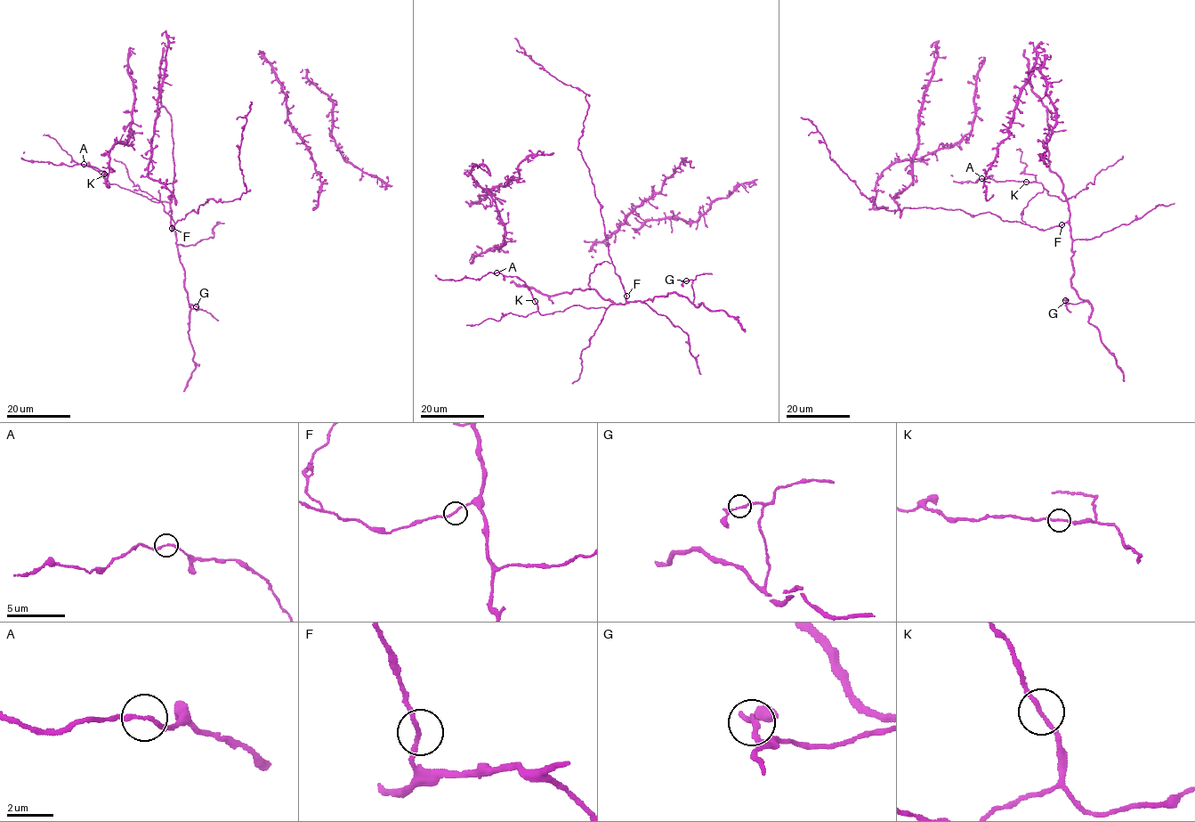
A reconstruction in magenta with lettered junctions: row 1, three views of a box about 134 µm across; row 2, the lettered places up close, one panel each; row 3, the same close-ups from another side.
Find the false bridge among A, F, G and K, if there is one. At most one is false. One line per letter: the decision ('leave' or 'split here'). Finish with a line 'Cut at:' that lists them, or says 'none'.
A: leave
F: leave
G: leave
K: leave
Cut at: none

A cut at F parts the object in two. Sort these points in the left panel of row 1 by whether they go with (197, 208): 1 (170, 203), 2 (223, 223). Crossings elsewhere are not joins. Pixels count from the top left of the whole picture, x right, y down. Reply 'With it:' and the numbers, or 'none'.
With it: none

